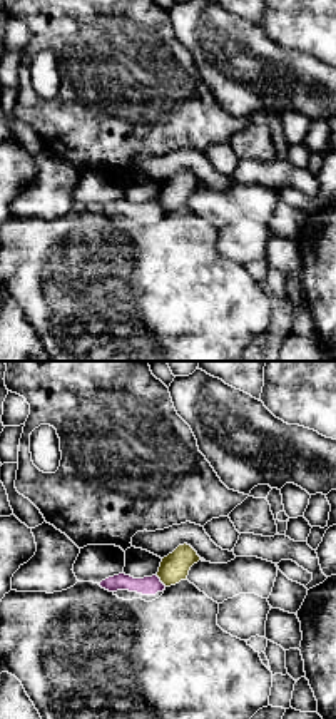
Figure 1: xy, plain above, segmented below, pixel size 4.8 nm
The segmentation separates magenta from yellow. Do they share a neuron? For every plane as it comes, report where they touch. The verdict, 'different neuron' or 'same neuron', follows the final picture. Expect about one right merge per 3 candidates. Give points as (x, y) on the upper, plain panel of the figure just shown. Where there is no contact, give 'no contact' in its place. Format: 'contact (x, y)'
contact (159, 206)

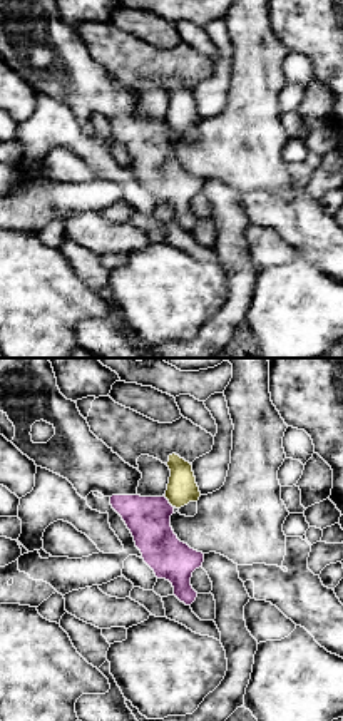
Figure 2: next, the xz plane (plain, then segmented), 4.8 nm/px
contact (168, 127)

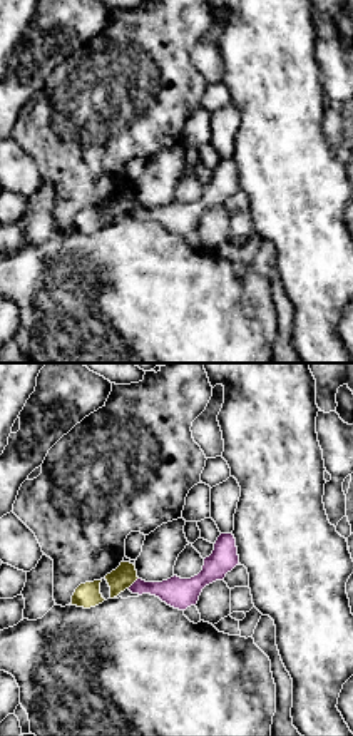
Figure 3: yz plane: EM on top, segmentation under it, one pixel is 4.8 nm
contact (134, 208)

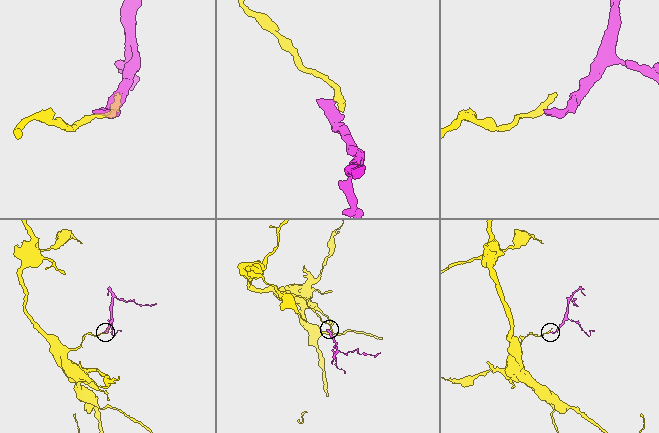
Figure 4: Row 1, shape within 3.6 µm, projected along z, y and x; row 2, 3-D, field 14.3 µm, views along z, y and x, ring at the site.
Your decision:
different neuron

